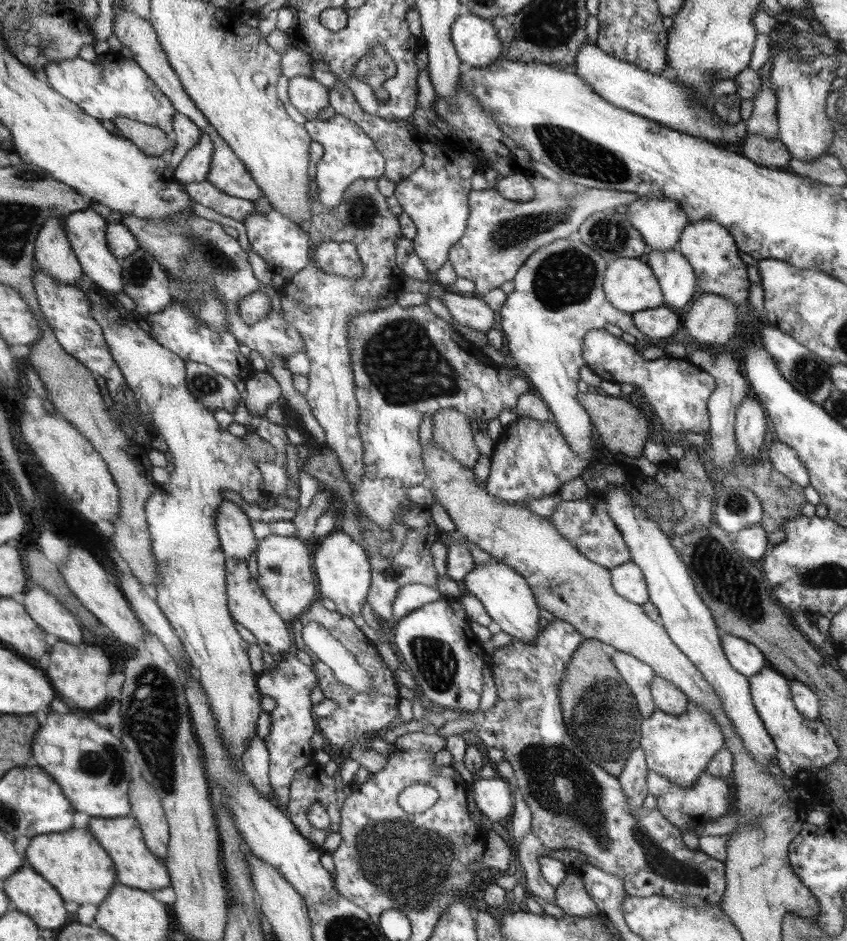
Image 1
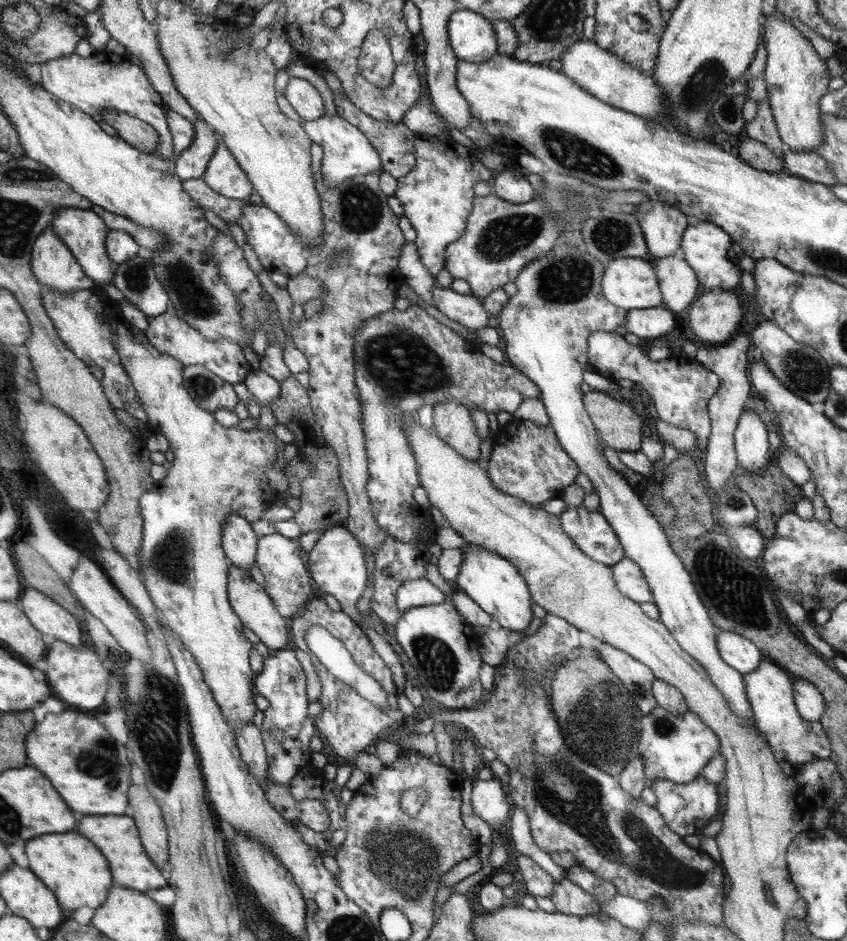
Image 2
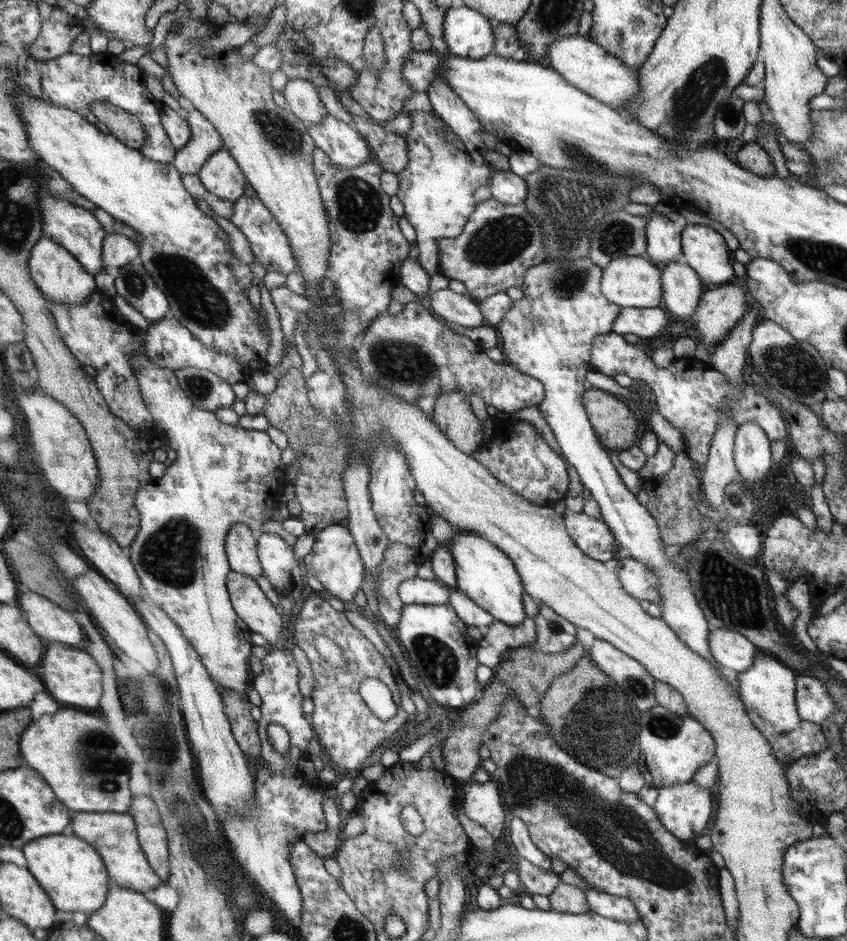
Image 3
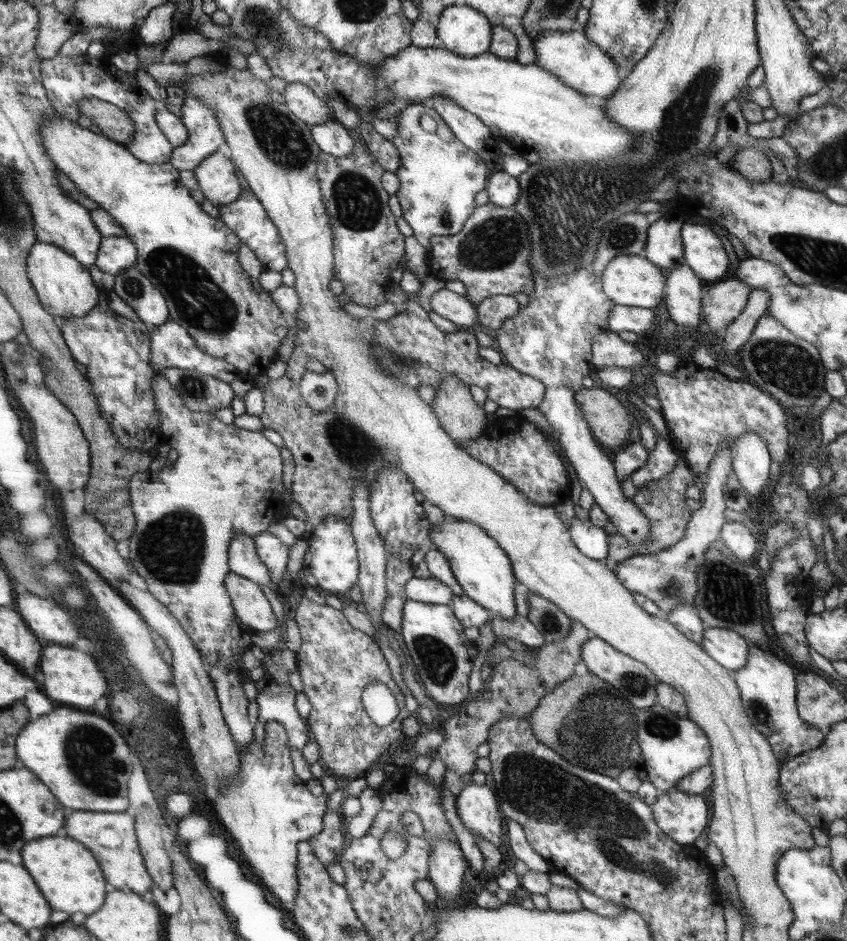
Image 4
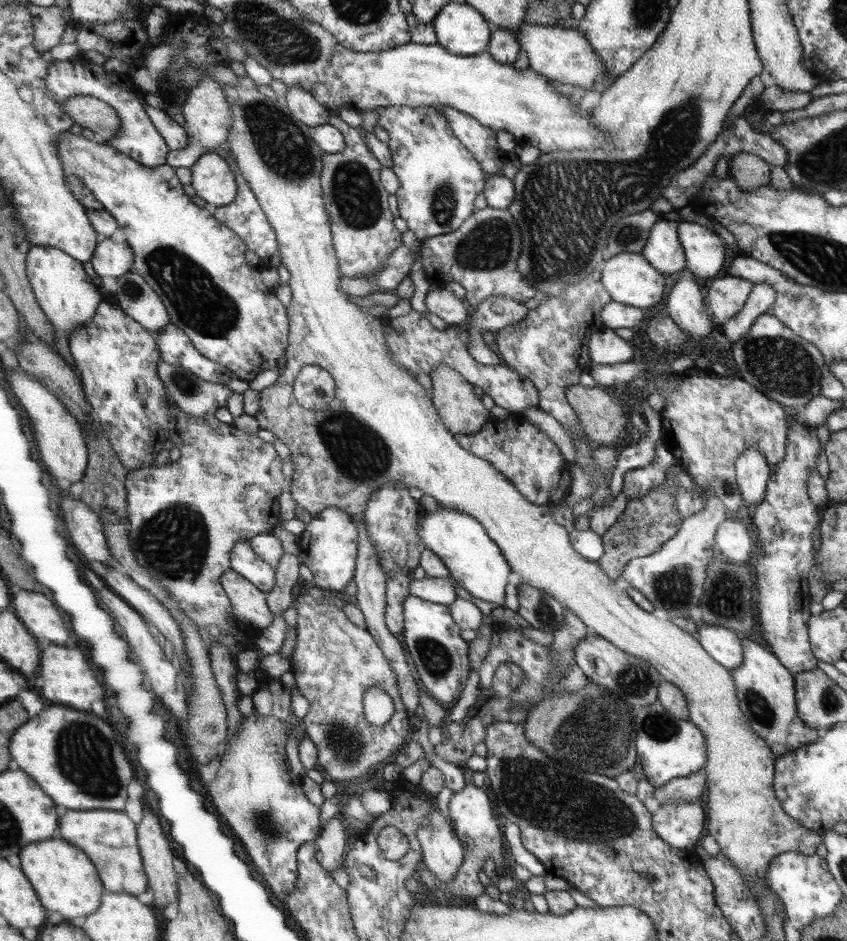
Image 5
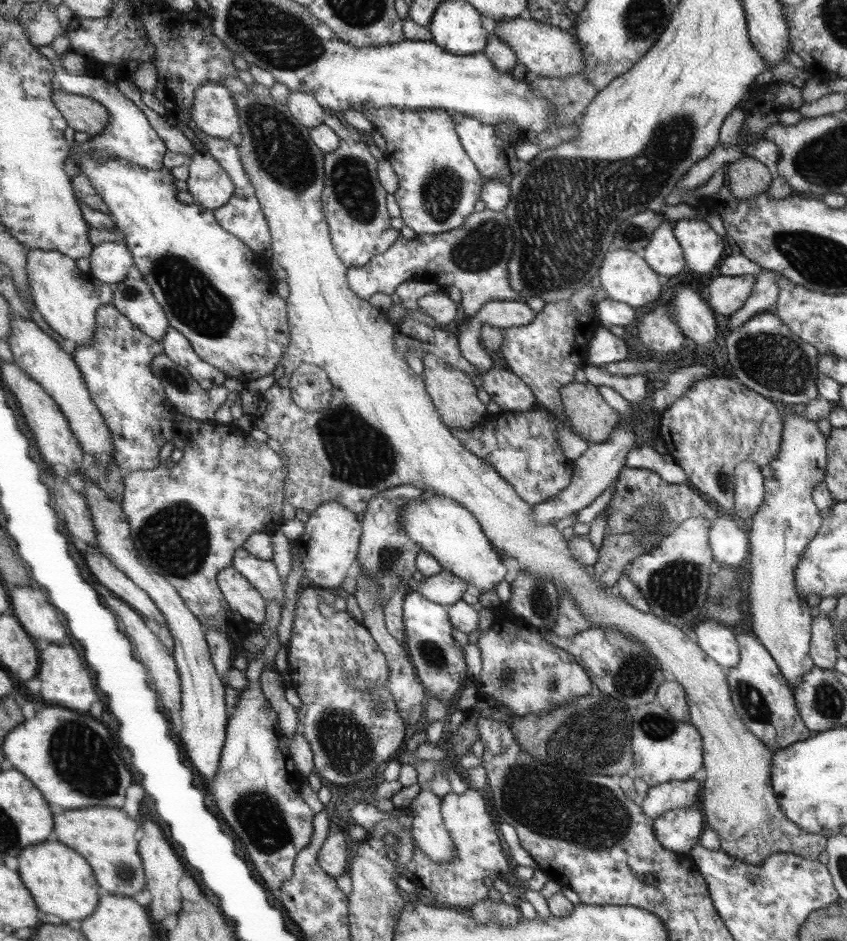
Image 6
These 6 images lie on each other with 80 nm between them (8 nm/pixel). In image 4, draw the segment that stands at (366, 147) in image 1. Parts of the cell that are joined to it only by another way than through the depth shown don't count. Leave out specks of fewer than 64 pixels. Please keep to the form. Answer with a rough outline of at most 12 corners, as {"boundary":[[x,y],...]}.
{"boundary":[[334,118],[309,125],[322,153],[352,156],[357,141],[352,131]]}

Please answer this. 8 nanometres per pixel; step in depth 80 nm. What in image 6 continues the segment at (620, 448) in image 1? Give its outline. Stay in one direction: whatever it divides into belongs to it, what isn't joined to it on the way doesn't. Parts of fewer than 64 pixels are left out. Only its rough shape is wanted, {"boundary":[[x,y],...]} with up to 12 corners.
{"boundary":[[596,385],[560,393],[569,428],[589,443],[622,423]]}

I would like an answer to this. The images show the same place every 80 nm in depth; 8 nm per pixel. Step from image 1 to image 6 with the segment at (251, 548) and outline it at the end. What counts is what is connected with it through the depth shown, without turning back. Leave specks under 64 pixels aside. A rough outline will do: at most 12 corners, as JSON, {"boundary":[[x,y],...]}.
{"boundary":[[240,547],[233,568],[282,608],[284,578],[271,560]]}

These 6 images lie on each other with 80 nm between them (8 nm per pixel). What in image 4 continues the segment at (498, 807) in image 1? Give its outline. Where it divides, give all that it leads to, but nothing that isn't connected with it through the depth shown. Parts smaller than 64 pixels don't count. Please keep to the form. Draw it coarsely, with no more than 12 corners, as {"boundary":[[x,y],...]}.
{"boundary":[[466,781],[455,807],[466,830],[502,844],[492,788]]}

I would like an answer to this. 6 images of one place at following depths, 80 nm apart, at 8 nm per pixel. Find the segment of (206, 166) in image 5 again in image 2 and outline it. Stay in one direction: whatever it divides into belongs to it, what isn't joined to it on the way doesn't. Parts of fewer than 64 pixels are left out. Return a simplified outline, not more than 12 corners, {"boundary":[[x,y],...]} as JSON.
{"boundary":[[221,140],[202,177],[212,190],[248,200],[254,189]]}

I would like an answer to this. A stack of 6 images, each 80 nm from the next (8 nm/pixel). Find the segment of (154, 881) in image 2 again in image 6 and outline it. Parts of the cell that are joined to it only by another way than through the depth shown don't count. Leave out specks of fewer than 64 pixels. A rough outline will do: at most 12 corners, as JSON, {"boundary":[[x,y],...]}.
{"boundary":[[120,808],[56,814],[56,836],[100,888],[147,886],[136,820]]}

